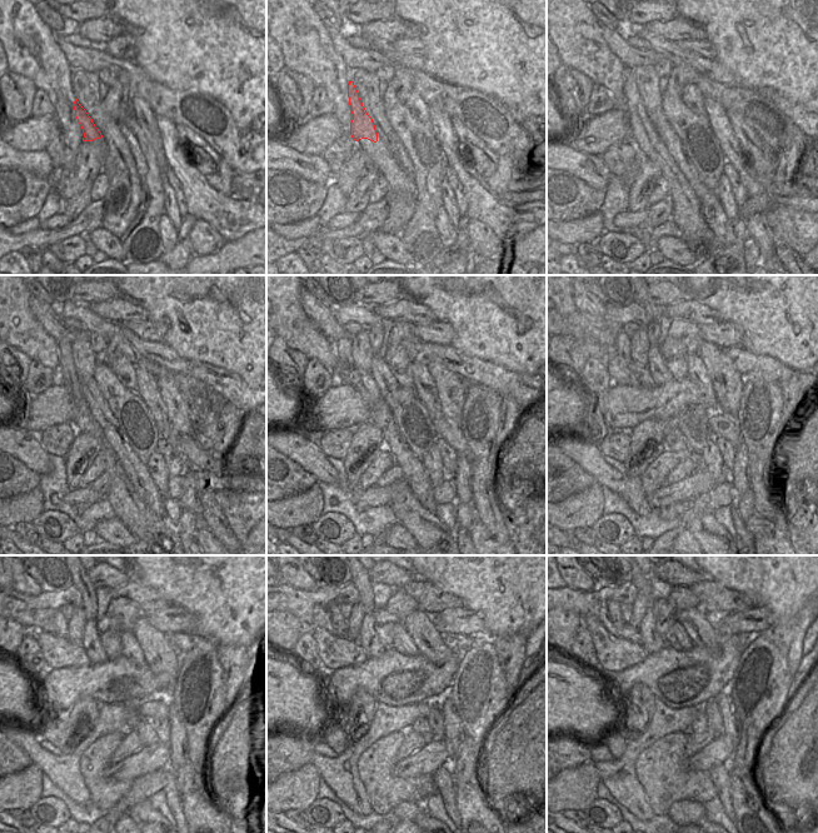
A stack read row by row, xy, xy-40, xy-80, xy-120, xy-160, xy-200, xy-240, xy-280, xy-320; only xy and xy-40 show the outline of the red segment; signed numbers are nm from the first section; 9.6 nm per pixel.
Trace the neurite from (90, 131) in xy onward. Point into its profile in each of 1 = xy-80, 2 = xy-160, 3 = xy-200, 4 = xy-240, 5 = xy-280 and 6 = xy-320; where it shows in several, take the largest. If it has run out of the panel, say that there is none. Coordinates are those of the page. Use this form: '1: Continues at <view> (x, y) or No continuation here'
1: Continues at xy-80 (641, 126)
2: Continues at xy-160 (344, 347)
3: Continues at xy-200 (622, 342)
4: Continues at xy-240 (61, 626)
5: Continues at xy-280 (339, 623)
6: Continues at xy-320 (614, 614).

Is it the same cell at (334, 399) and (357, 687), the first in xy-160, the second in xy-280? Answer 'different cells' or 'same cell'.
same cell

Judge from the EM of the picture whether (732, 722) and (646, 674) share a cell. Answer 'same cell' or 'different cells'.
different cells

